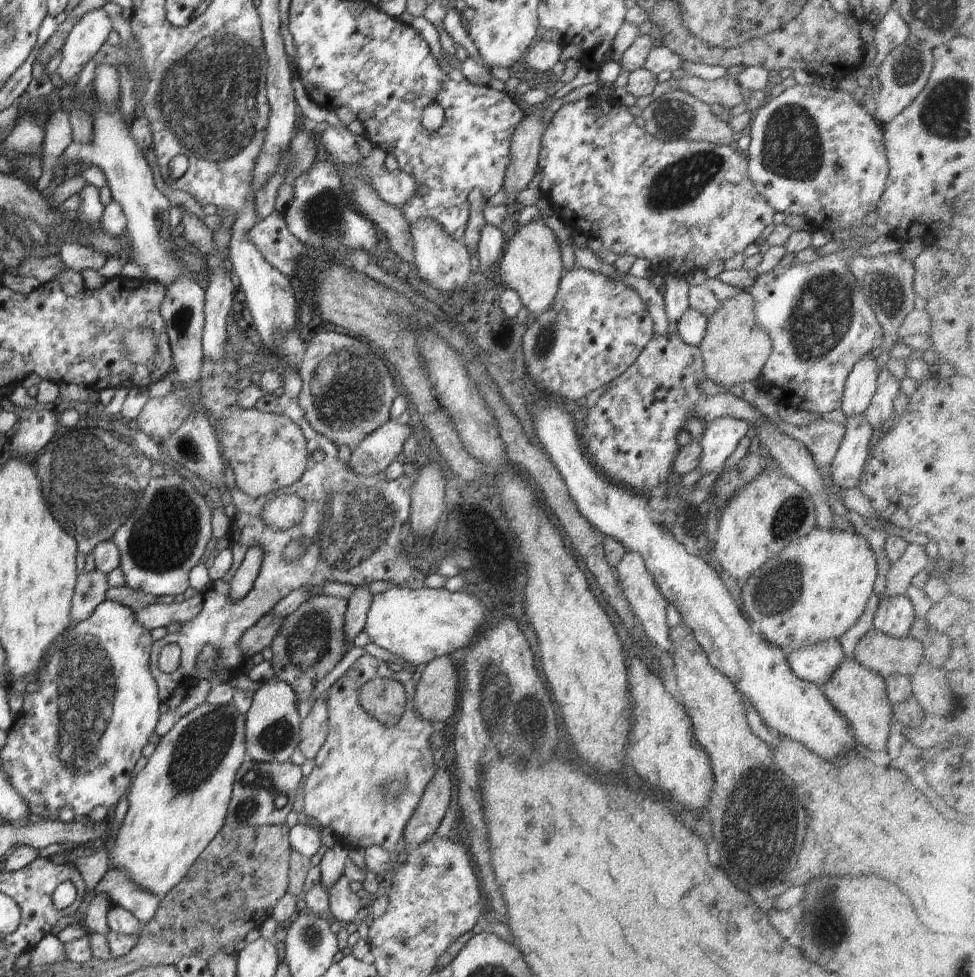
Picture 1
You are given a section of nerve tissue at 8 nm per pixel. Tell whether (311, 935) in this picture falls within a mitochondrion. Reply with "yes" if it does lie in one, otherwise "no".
yes

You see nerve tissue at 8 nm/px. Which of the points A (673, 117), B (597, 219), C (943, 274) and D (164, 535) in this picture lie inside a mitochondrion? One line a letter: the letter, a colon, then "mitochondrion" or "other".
A: mitochondrion
B: other
C: other
D: mitochondrion

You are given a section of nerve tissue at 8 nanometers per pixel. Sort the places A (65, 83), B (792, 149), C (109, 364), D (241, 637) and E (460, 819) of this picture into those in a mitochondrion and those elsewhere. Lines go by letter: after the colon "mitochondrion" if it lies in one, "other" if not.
A: other
B: mitochondrion
C: other
D: other
E: other

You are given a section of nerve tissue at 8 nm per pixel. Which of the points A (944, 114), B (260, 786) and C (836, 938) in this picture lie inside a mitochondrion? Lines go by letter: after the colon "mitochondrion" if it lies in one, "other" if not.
A: mitochondrion
B: mitochondrion
C: mitochondrion

